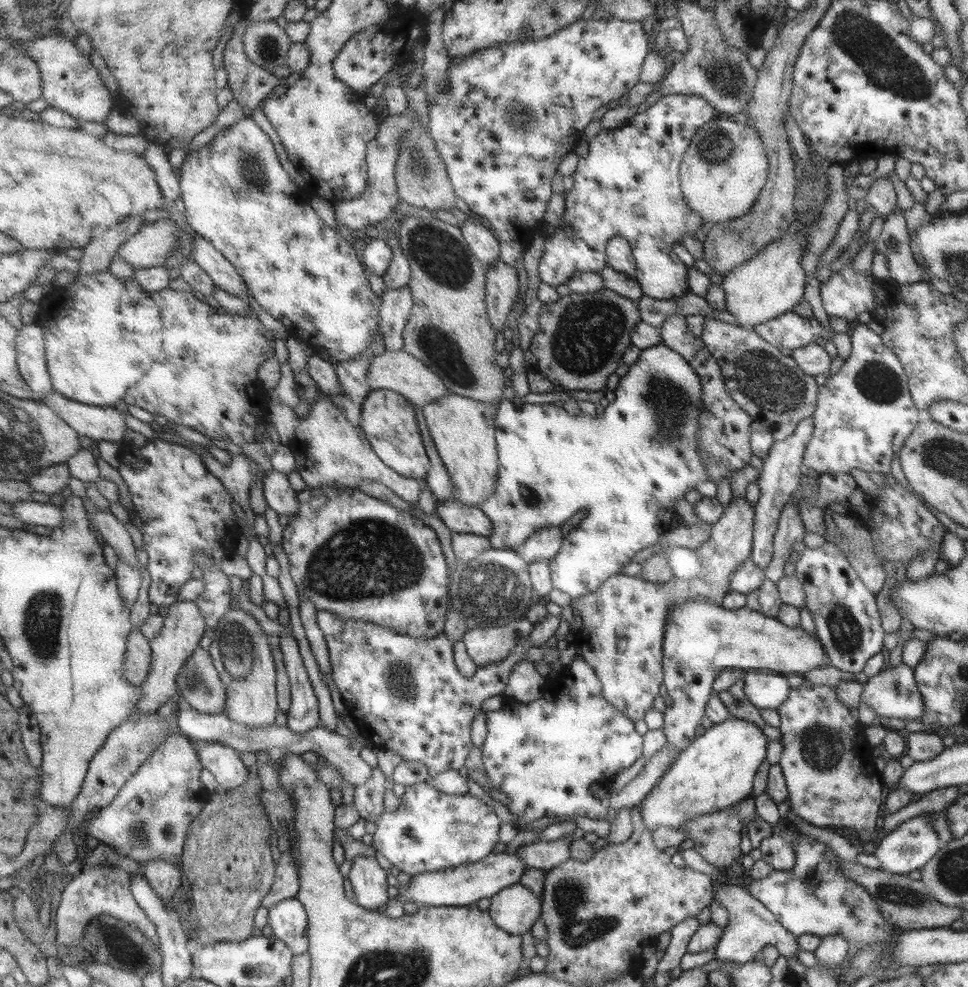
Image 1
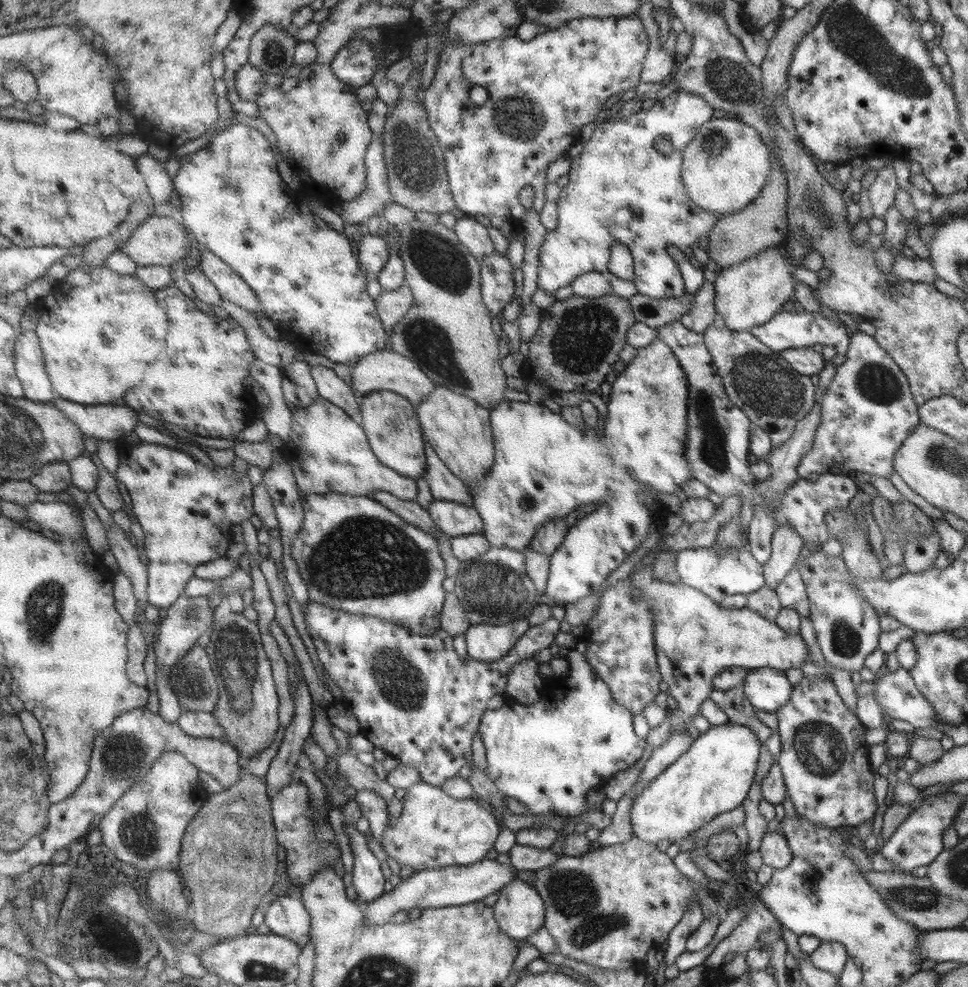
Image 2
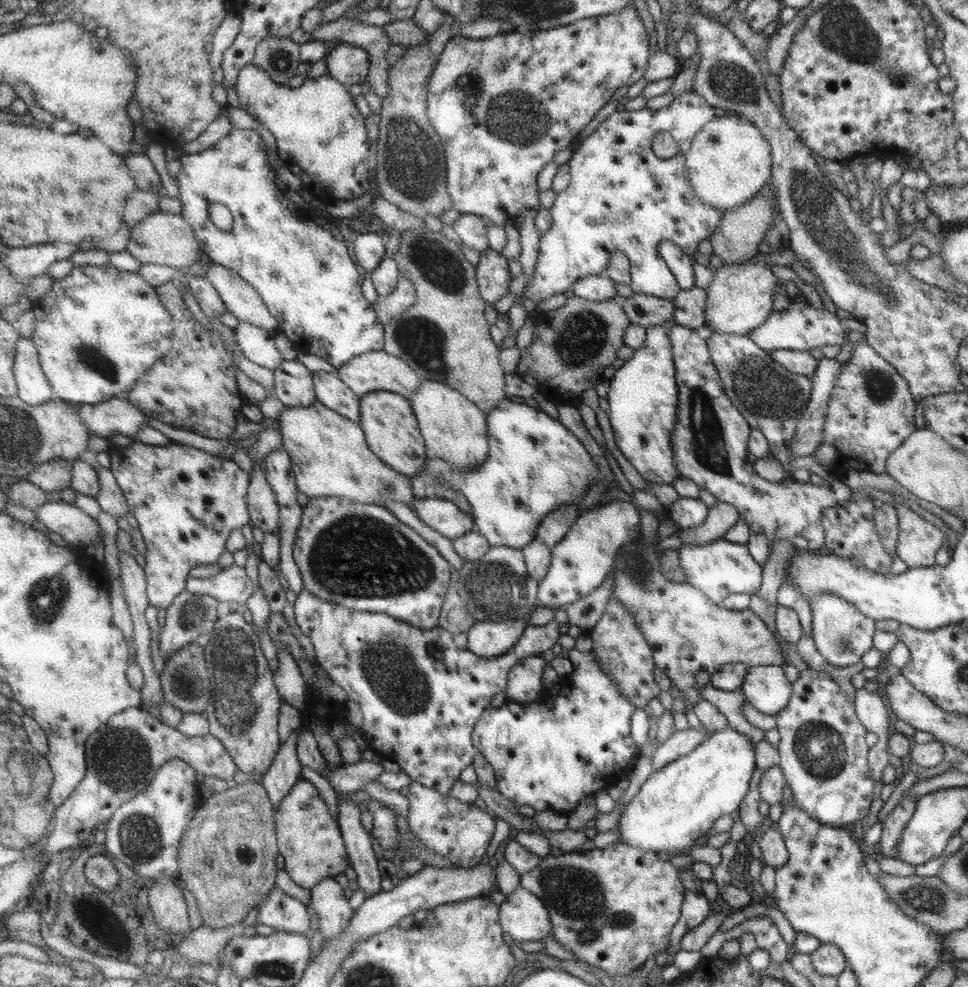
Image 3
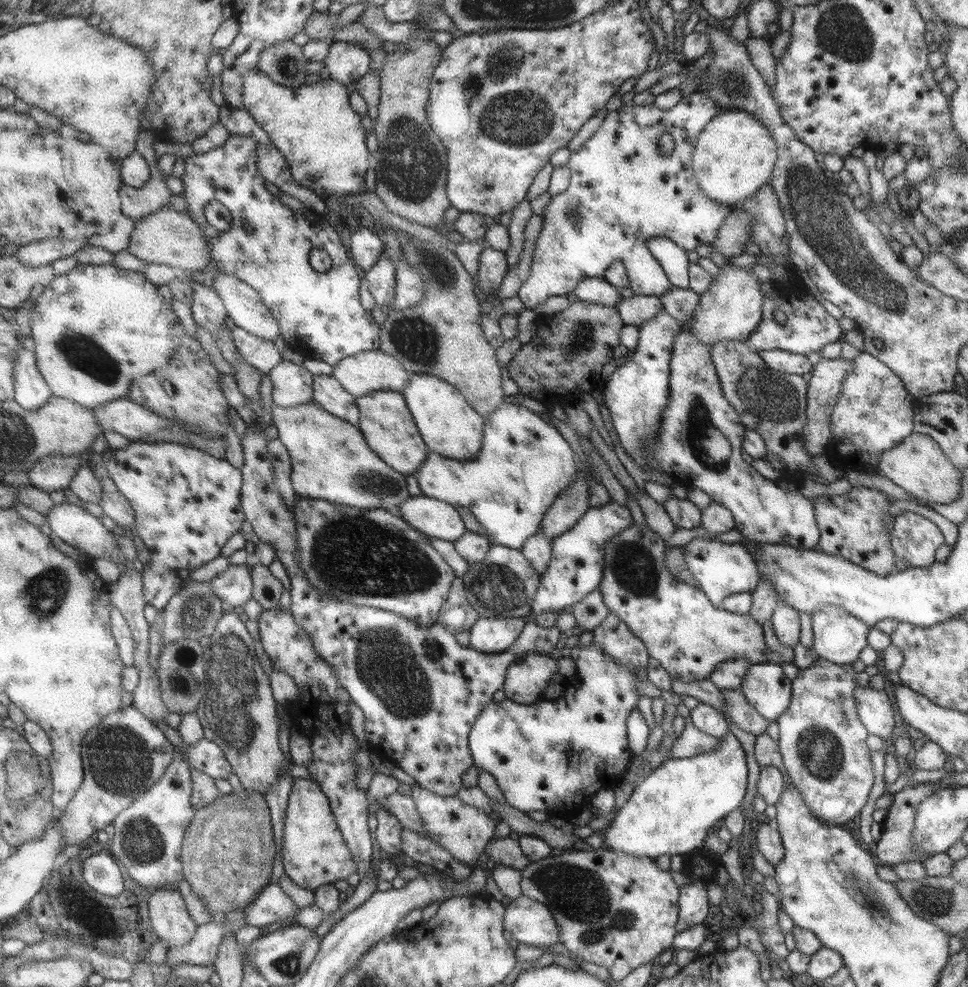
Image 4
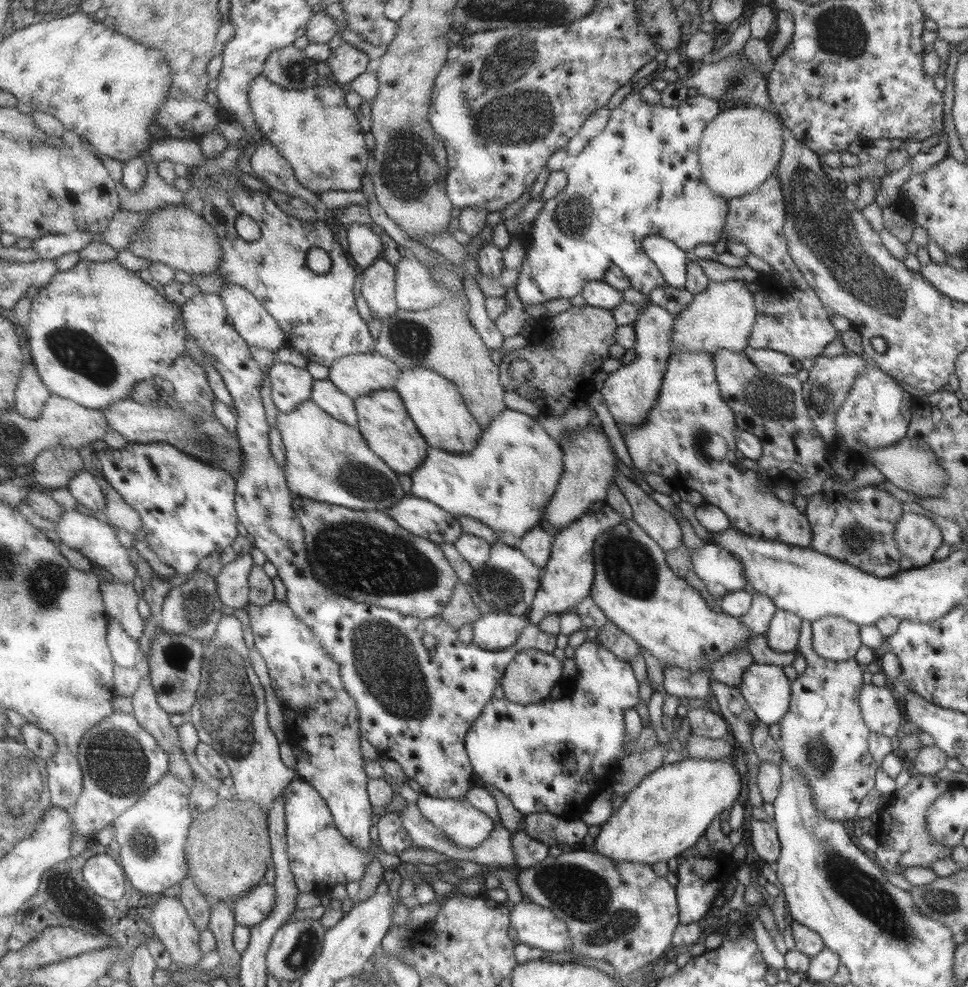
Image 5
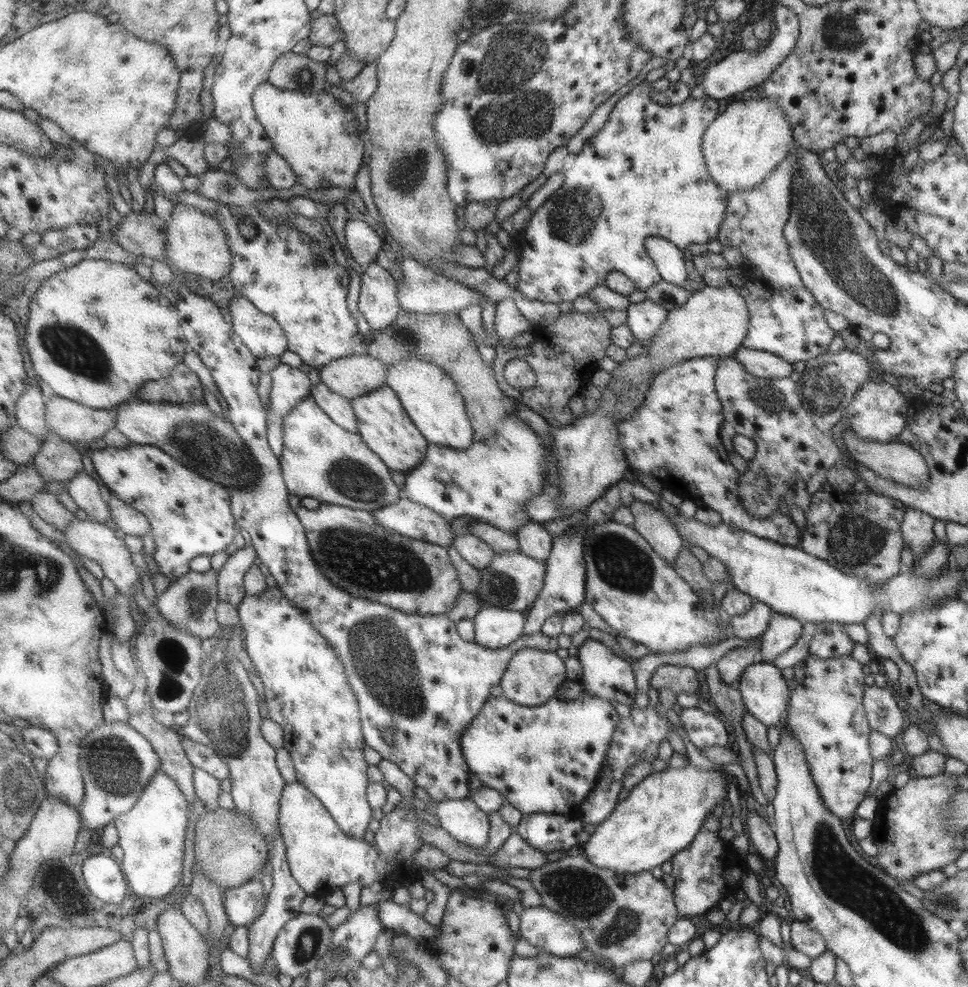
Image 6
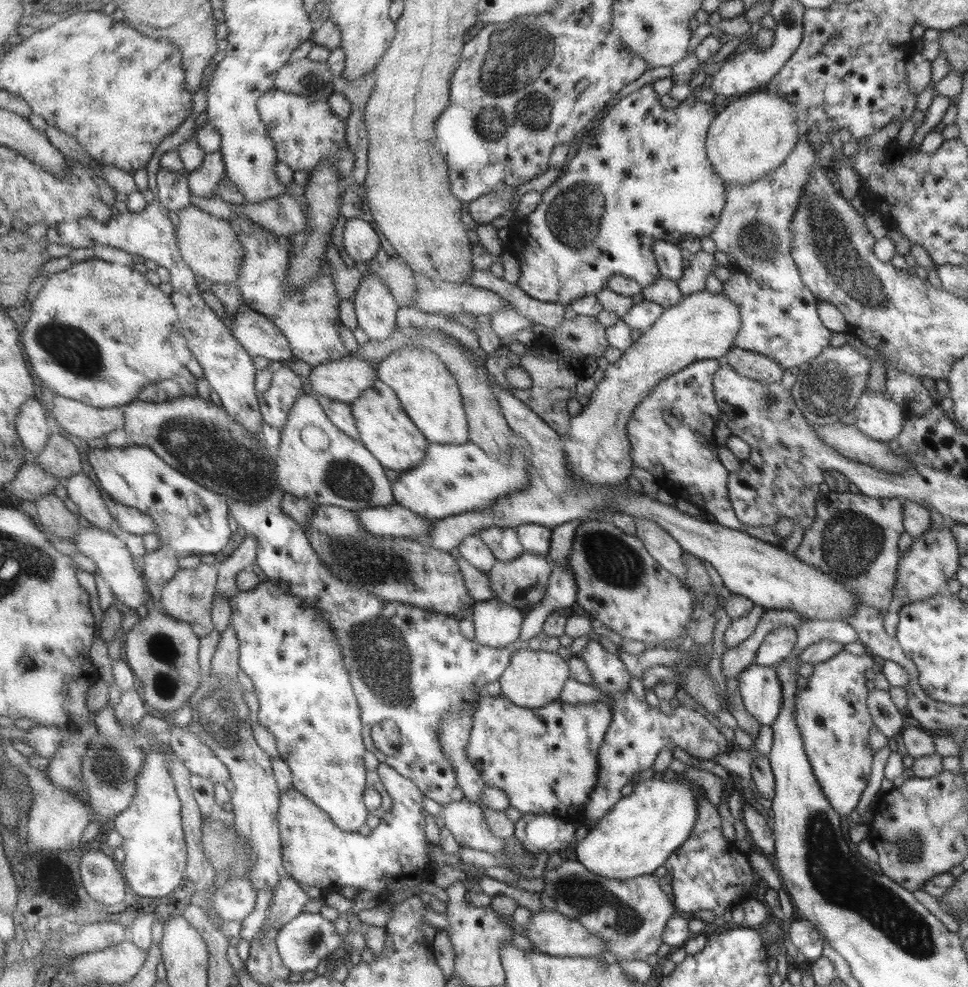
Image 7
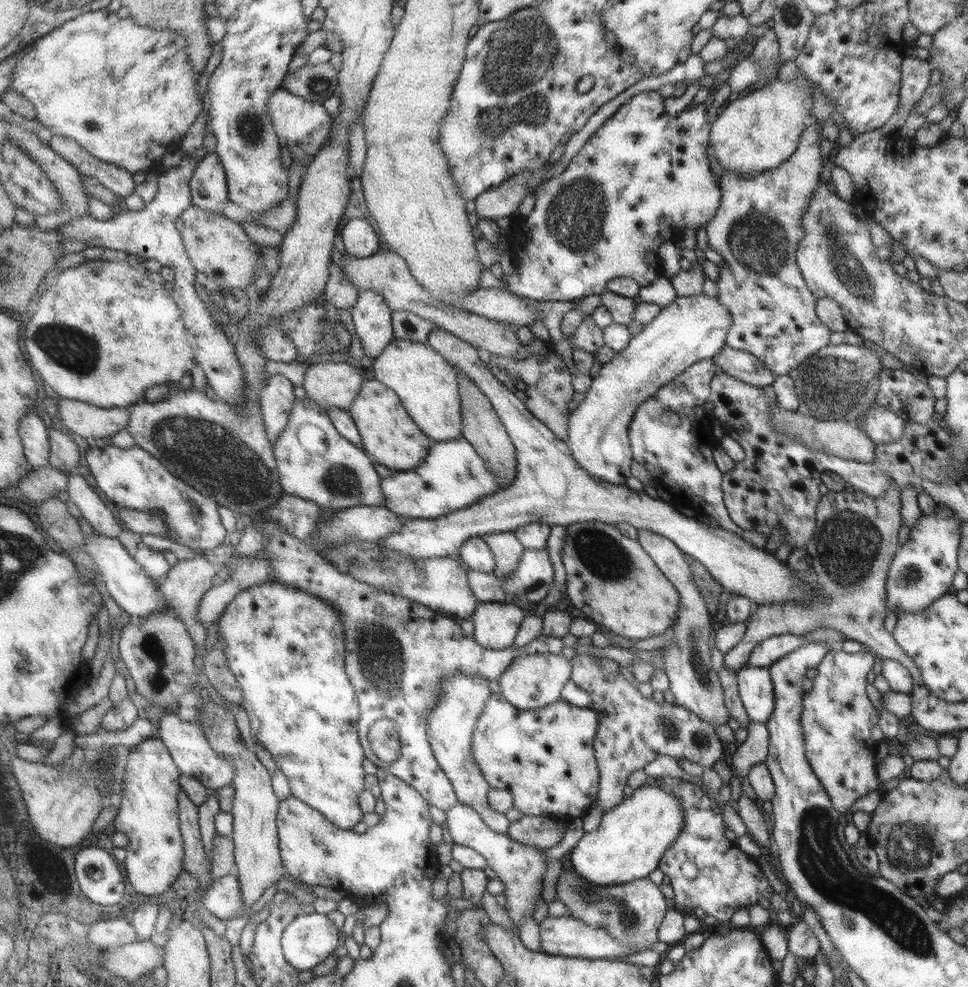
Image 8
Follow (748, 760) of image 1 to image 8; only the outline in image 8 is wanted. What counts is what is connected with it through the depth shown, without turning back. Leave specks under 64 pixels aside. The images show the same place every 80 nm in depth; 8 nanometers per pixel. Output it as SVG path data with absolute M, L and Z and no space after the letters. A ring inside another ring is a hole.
M656 785L637 787L630 797L601 815L597 829L583 834L569 854L571 871L577 872L587 887L621 885L641 878L657 869L667 846L677 838L683 826L683 811L676 796Z

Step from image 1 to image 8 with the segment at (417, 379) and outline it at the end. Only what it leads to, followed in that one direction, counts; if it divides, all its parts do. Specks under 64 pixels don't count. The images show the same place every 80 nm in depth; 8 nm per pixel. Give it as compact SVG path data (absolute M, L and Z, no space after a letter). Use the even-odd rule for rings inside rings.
M341 362L309 364L303 378L303 390L305 398L321 409L348 411L365 379L362 368L353 368Z

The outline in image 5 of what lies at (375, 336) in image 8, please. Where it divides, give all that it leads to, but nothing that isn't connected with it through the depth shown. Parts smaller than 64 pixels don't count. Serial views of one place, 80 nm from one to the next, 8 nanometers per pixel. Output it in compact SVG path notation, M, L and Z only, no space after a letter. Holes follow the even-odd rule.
M383 257L366 266L361 275L360 294L372 316L381 322L398 310L394 299L395 269Z

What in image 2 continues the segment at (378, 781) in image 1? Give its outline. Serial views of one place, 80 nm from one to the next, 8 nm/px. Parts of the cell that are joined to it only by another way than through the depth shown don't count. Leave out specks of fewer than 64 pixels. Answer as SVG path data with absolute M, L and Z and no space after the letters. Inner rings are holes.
M369 790L356 791L354 800L359 806L361 816L368 821L371 837L381 844L385 827L389 825L387 803L383 802L374 792Z

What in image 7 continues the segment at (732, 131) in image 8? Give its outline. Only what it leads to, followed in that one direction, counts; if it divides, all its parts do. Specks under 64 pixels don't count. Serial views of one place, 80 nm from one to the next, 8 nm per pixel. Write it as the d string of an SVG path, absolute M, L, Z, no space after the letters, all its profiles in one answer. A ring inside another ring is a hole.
M762 87L739 95L737 100L715 114L706 132L705 151L717 176L724 183L745 184L781 165L798 140L792 108L787 97Z

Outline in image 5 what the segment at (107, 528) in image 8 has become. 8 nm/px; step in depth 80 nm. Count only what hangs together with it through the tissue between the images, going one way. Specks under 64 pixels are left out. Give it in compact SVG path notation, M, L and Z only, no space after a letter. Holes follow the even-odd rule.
M83 469L71 482L67 488L76 499L78 505L85 511L101 511L106 512L107 500L101 486L97 484L97 478Z

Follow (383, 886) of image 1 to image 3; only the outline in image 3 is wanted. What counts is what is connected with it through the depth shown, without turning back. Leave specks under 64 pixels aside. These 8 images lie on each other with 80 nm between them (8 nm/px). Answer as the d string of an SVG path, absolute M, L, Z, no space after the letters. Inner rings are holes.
M337 796L337 825L345 845L351 868L355 871L355 882L365 896L381 892L381 876L377 870L378 860L371 849L369 831L361 826L361 813L357 804L345 796Z

